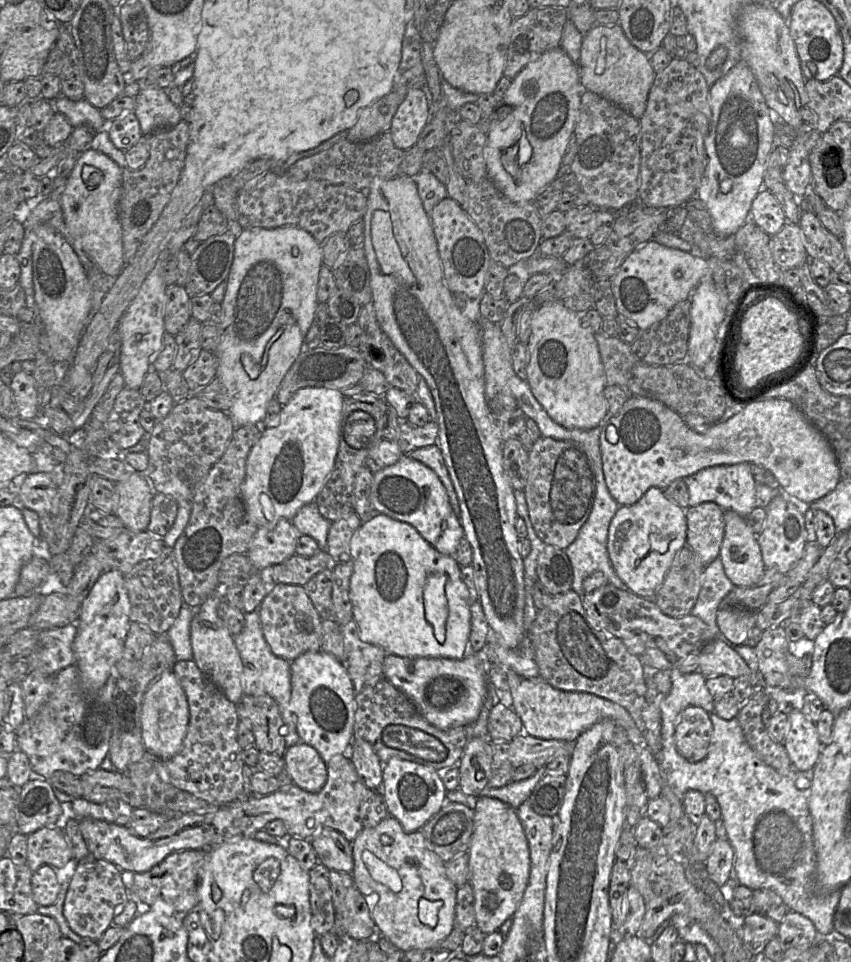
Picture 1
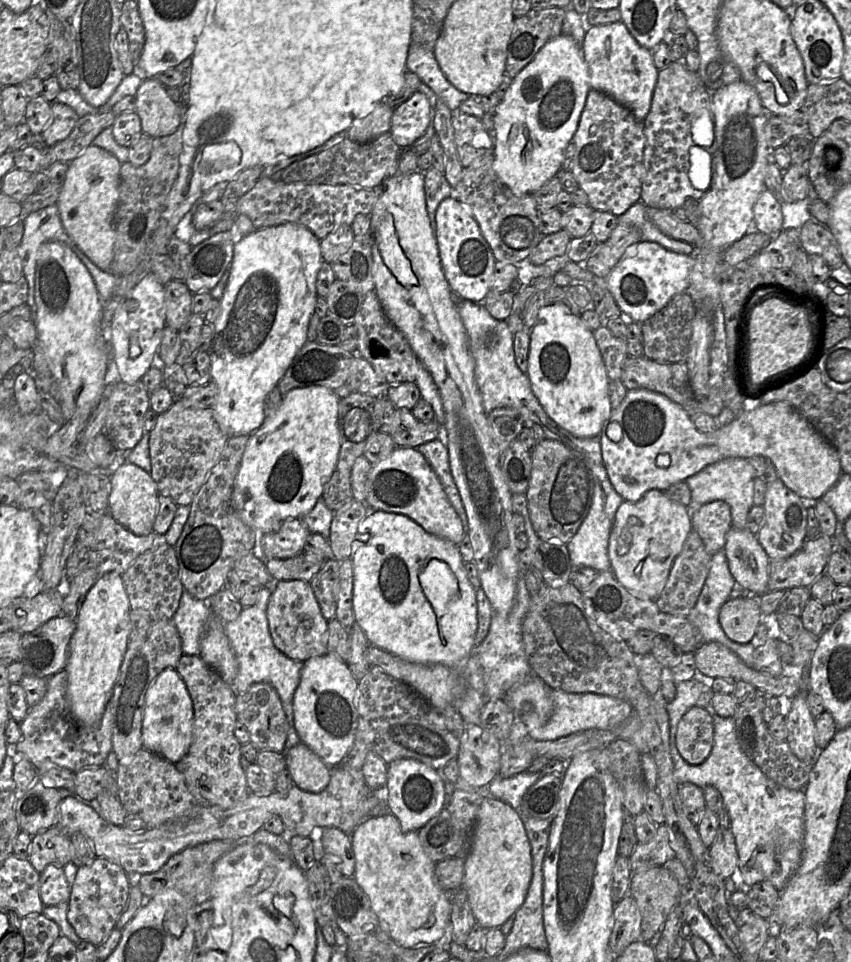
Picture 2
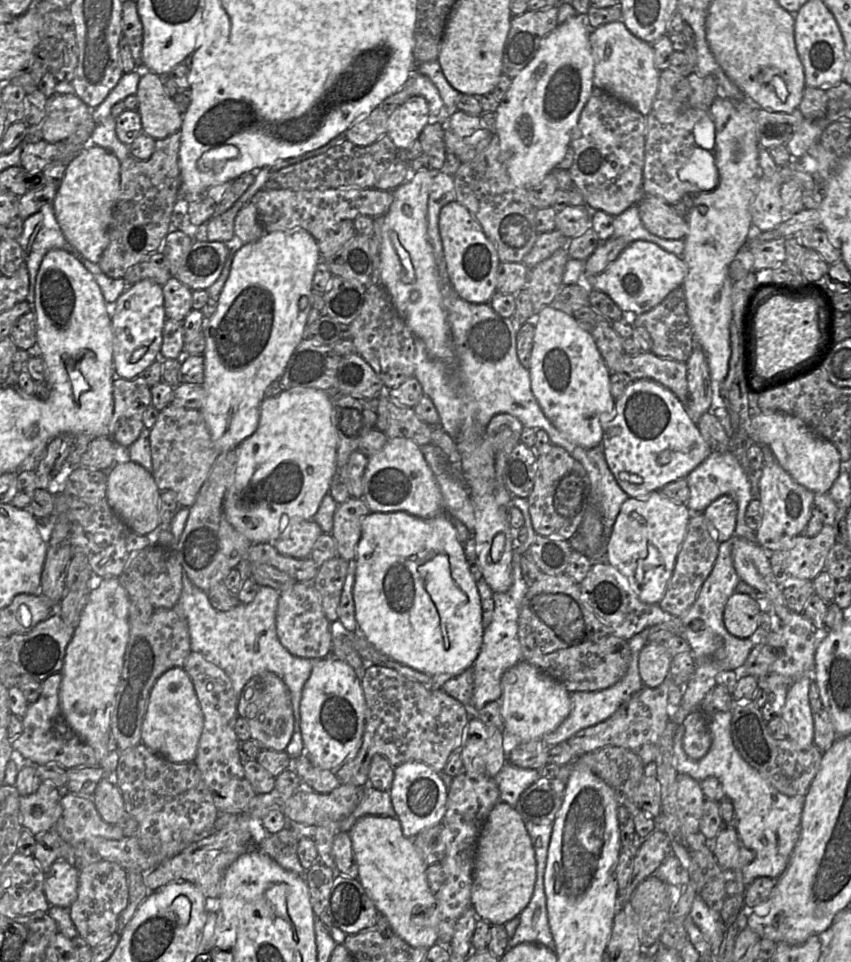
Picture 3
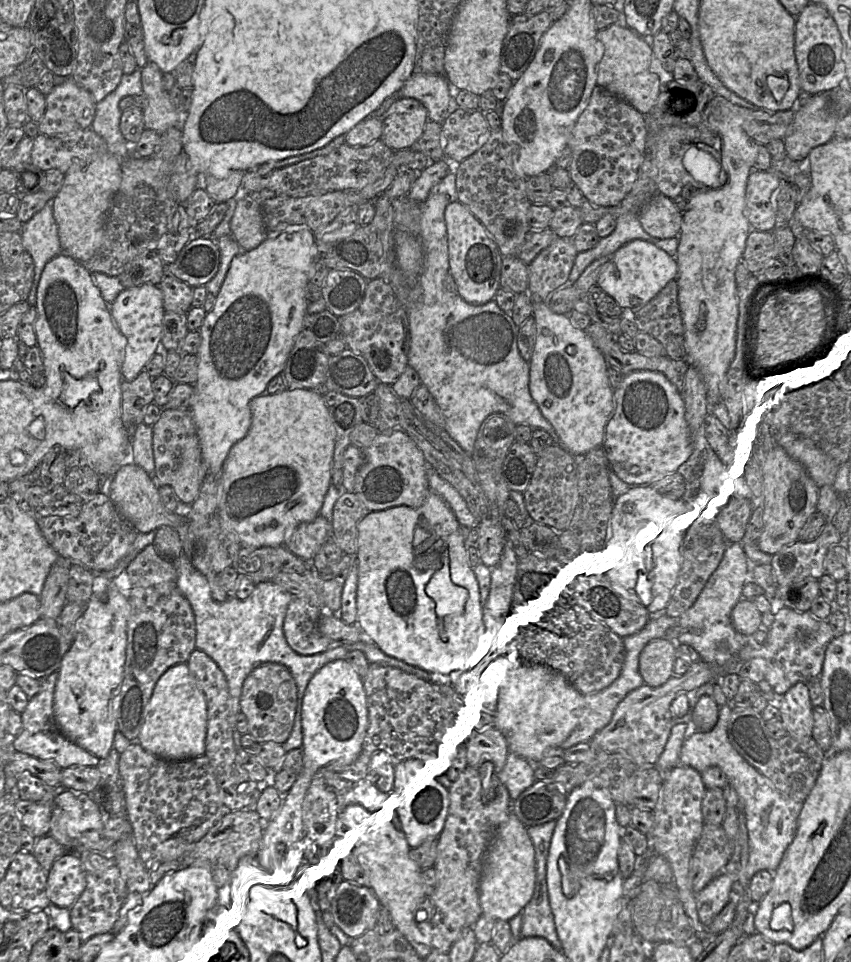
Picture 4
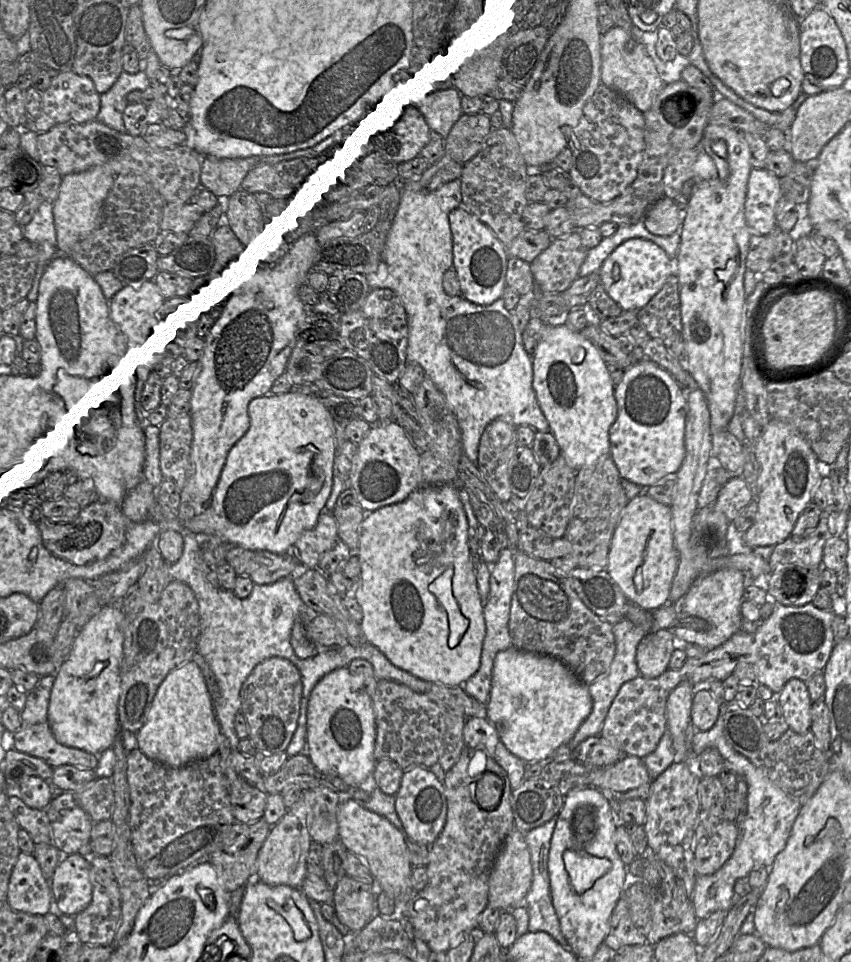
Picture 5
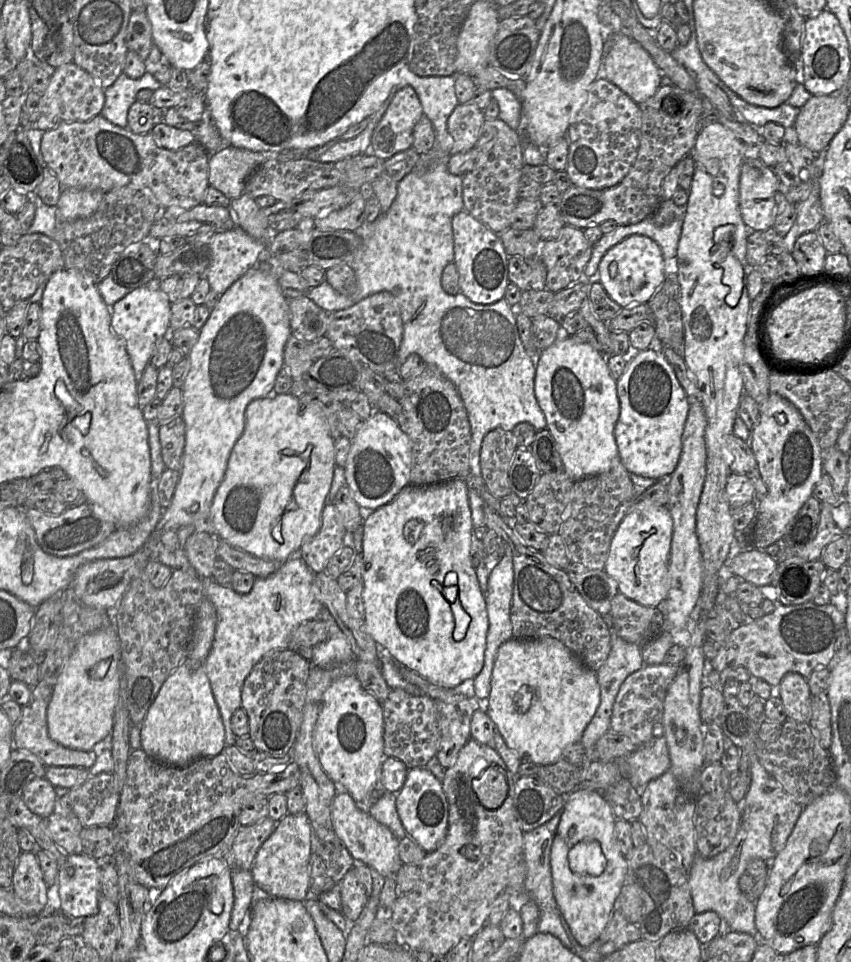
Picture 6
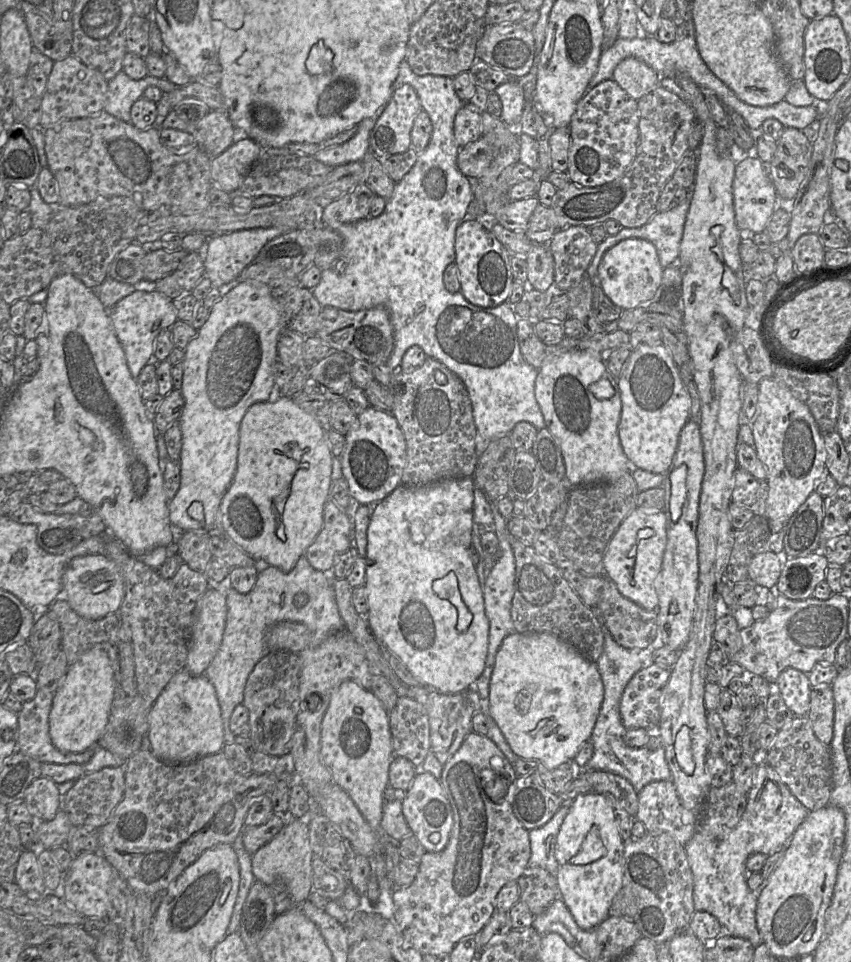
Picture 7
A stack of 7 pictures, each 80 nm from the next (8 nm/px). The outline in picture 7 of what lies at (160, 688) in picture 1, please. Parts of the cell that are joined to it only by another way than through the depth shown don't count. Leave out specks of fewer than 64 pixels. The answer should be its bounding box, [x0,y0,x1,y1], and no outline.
[147,669,225,763]

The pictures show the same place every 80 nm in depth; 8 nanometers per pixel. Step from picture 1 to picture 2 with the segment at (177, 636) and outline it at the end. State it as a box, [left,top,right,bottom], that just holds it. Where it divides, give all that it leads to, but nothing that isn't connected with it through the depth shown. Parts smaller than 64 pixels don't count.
[173,590,212,655]

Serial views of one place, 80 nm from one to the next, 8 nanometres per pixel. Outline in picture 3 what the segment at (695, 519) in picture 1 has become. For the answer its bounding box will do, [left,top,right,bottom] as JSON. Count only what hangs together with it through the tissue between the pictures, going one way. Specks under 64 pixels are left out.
[702,496,737,544]

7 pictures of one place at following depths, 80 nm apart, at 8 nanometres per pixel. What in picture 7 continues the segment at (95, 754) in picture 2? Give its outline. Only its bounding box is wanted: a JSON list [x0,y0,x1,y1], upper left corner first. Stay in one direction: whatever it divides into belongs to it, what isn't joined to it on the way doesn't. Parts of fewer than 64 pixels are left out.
[15,688,94,764]

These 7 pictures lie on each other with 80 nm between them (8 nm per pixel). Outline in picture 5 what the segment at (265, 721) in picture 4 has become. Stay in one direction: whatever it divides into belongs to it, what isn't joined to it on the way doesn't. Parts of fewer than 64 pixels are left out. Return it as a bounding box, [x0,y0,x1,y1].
[241,656,303,754]

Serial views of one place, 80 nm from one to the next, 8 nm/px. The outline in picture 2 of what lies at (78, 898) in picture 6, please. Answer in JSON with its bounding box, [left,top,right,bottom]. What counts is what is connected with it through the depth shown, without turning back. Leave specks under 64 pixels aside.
[39,864,71,906]

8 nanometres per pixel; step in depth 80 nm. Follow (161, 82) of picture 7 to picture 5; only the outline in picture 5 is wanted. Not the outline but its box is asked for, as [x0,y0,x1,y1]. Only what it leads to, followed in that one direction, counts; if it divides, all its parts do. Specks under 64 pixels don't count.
[97,70,151,133]

